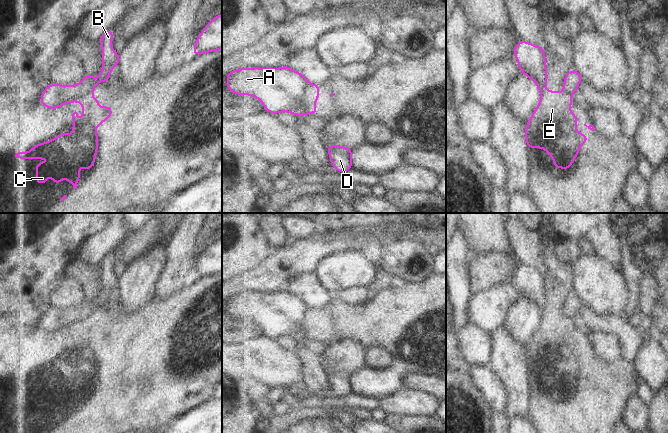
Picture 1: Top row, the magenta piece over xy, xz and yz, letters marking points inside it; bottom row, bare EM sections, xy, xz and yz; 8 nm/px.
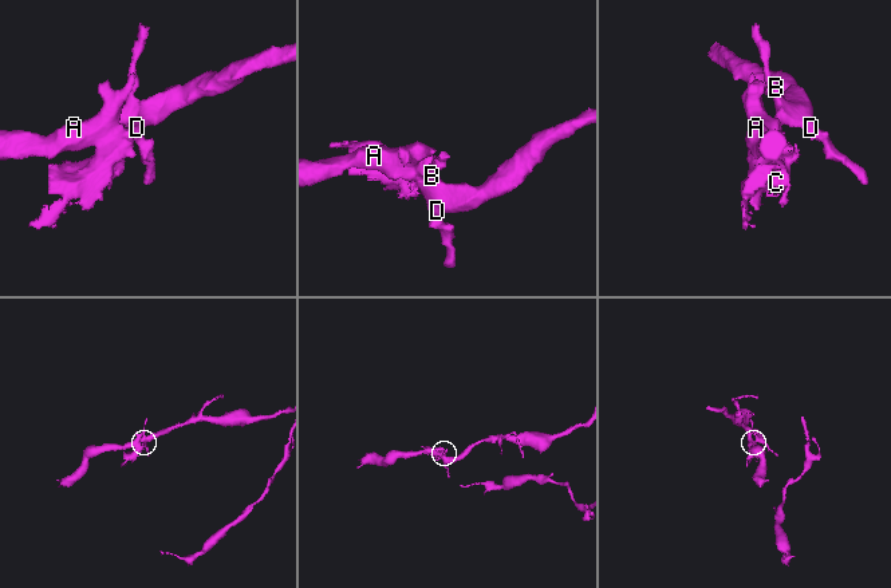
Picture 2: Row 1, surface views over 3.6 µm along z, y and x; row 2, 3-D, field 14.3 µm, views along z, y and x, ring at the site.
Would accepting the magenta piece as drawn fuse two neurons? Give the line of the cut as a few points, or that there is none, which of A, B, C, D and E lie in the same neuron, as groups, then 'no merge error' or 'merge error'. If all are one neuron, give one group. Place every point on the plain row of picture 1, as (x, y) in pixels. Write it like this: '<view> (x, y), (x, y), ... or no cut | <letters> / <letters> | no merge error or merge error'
xz (310, 308), (306, 314), (304, 324), (305, 337) | A B D / C E | merge error

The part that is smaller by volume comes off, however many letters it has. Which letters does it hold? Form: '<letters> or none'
C, E

